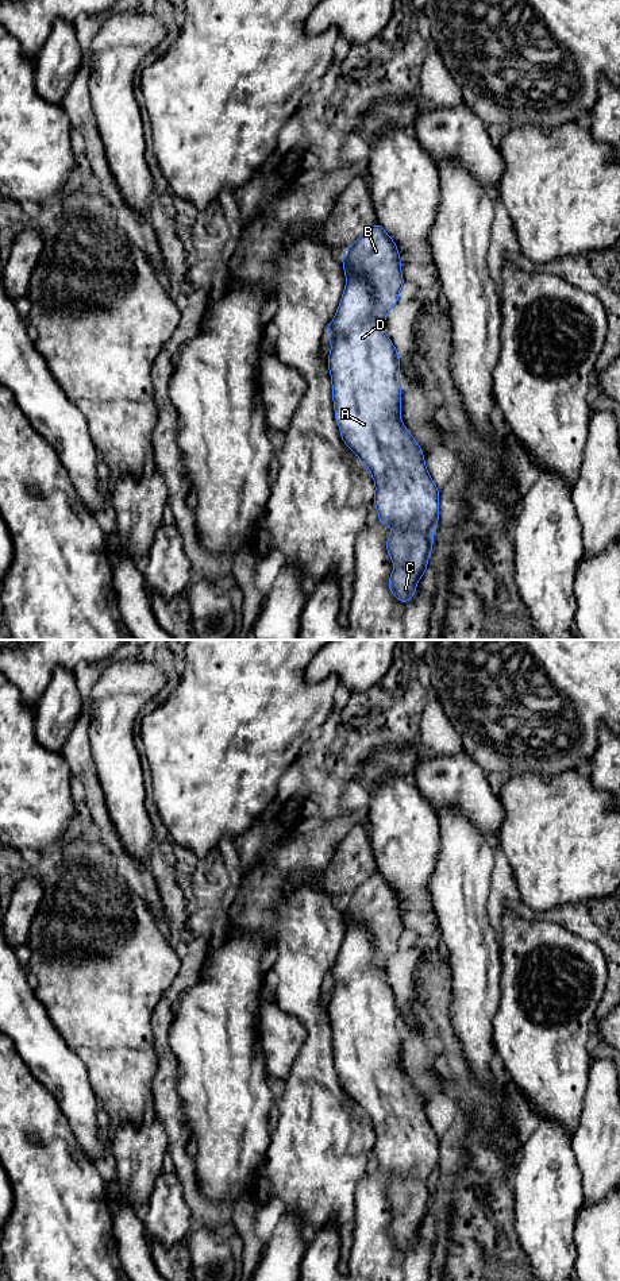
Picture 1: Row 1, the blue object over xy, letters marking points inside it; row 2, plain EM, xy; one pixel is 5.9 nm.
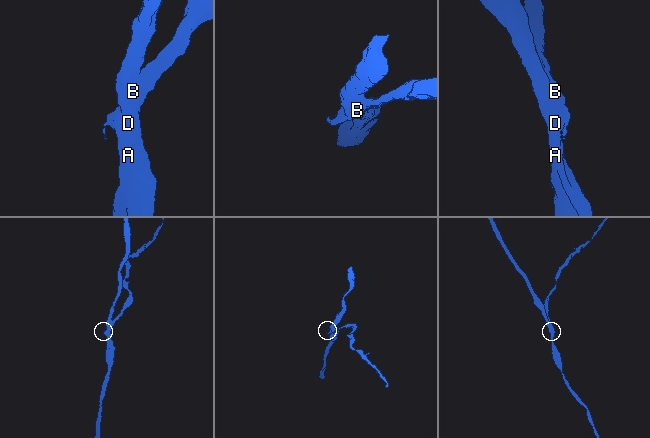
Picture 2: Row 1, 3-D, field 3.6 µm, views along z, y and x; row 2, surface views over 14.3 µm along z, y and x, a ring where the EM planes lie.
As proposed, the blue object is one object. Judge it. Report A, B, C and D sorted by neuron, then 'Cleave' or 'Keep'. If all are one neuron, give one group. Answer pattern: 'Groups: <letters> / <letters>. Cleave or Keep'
Groups: A C D / B. Cleave

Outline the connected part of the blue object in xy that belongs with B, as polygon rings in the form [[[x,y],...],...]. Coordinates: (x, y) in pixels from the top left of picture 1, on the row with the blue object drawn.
[[[376,223],[342,254],[342,262],[346,275],[359,275],[370,282],[377,301],[376,316],[385,317],[405,285],[394,240]]]

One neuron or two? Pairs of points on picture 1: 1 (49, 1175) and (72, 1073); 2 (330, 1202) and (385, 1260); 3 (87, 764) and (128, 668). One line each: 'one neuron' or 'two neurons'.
1: one neuron
2: two neurons
3: two neurons

